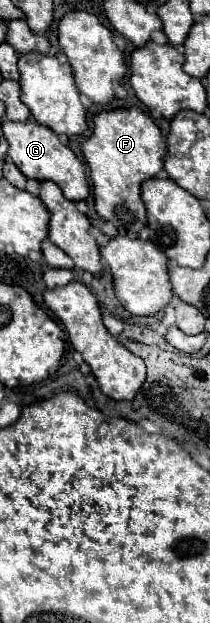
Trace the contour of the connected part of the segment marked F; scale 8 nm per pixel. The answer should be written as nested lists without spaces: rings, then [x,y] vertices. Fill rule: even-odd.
[[[136,106],[104,110],[94,116],[92,136],[84,140],[82,152],[90,168],[96,212],[104,220],[112,222],[118,230],[136,236],[148,224],[146,208],[140,198],[140,184],[144,180],[156,178],[156,174],[164,168],[162,158],[166,156],[166,140],[160,128]]]

